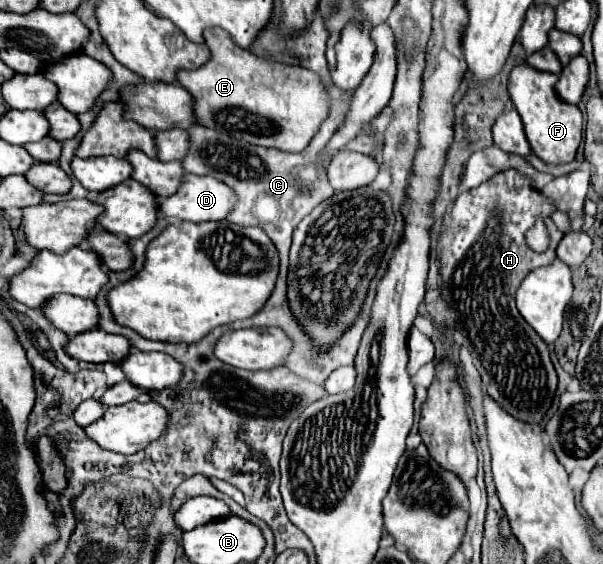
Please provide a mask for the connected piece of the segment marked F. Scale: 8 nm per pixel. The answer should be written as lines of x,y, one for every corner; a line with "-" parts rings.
520,63
510,71
508,93
510,93
510,99
516,107
516,111
522,117
532,153
538,155
546,163
560,165
560,163
574,161
576,149
582,141
584,119
582,119
582,111
576,105
570,105
556,95
556,91
554,91
556,81
558,81
558,75
534,71
530,65

